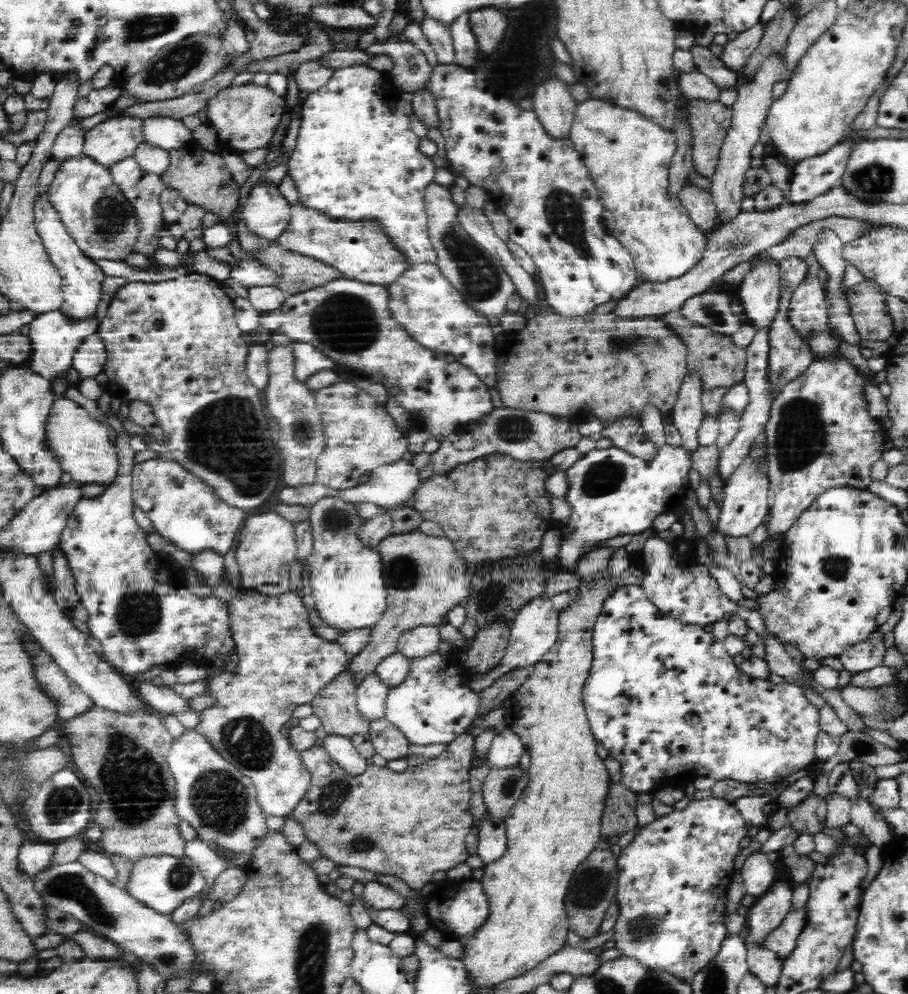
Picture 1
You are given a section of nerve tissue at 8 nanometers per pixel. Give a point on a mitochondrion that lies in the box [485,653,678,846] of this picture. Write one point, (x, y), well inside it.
(511, 782)

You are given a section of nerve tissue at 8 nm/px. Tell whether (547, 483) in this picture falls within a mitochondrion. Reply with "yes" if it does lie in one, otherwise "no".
no

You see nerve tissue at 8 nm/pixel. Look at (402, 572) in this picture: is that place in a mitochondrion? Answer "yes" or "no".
yes

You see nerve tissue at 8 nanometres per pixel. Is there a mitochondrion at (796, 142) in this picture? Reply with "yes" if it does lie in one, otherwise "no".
no

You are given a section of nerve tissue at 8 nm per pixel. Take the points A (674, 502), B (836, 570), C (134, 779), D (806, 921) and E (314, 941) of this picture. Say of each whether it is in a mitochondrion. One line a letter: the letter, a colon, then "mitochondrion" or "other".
A: other
B: mitochondrion
C: mitochondrion
D: other
E: mitochondrion

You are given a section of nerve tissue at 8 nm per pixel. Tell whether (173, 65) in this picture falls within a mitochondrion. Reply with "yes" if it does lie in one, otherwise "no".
yes

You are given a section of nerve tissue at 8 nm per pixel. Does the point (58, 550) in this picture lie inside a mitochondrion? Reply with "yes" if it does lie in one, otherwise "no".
no

